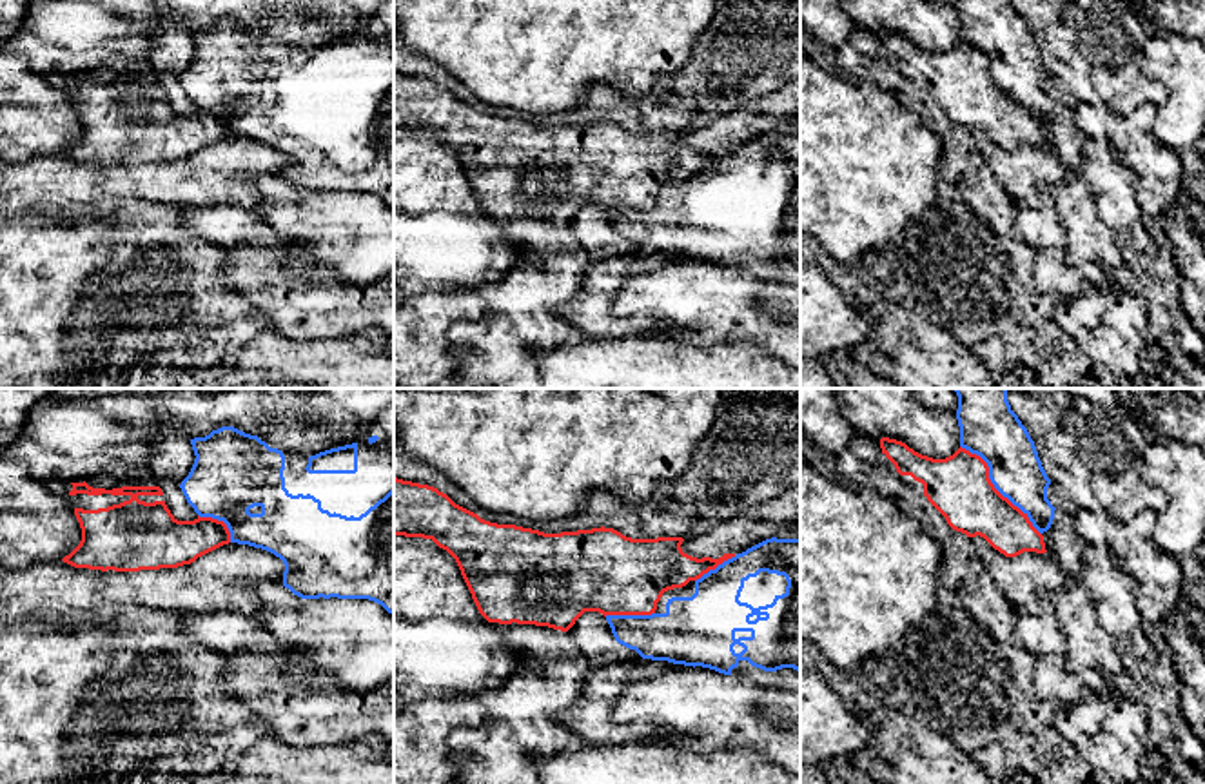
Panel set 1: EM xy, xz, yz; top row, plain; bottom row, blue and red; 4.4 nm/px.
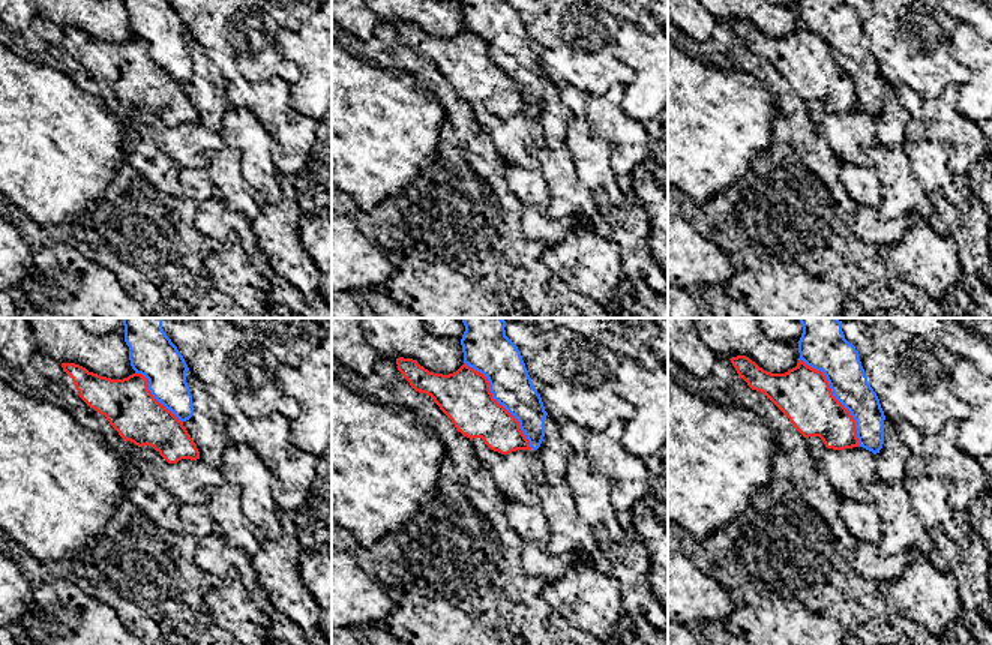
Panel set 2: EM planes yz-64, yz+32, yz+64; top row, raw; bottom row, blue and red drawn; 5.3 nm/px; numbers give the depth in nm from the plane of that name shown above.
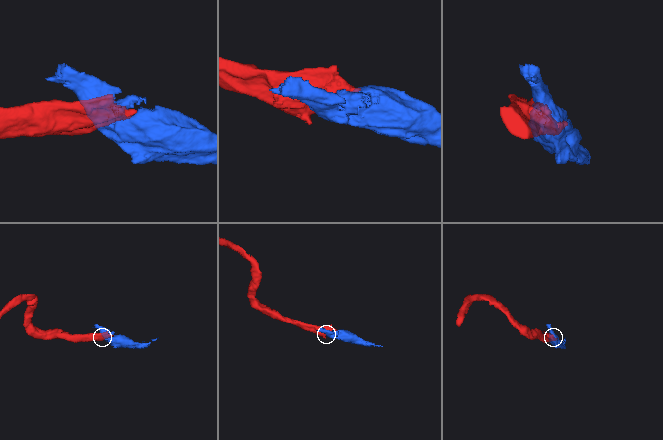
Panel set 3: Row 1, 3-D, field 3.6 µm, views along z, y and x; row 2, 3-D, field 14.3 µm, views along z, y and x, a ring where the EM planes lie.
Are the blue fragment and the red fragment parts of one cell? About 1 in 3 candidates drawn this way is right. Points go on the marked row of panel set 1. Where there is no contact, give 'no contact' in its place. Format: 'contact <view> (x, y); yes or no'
contact yz (995, 487); no

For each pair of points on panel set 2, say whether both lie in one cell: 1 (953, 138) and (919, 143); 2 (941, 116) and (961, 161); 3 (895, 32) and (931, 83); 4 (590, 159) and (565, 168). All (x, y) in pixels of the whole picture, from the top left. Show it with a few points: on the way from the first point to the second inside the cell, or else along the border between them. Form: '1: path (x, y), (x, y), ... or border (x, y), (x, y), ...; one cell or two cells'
1: border (934, 138), (943, 146), (952, 173); two cells
2: path (949, 126), (961, 138), (961, 150); one cell
3: path (907, 44), (928, 71); one cell
4: border (565, 144), (577, 176), (595, 194); two cells

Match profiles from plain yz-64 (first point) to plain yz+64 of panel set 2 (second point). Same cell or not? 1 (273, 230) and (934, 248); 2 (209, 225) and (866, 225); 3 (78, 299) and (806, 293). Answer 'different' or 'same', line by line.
1: different
2: same
3: same

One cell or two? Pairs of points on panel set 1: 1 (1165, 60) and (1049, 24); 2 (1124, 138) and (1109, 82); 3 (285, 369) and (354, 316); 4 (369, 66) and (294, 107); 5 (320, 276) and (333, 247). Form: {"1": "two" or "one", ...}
{"1": "two", "2": "two", "3": "two", "4": "one", "5": "two"}

